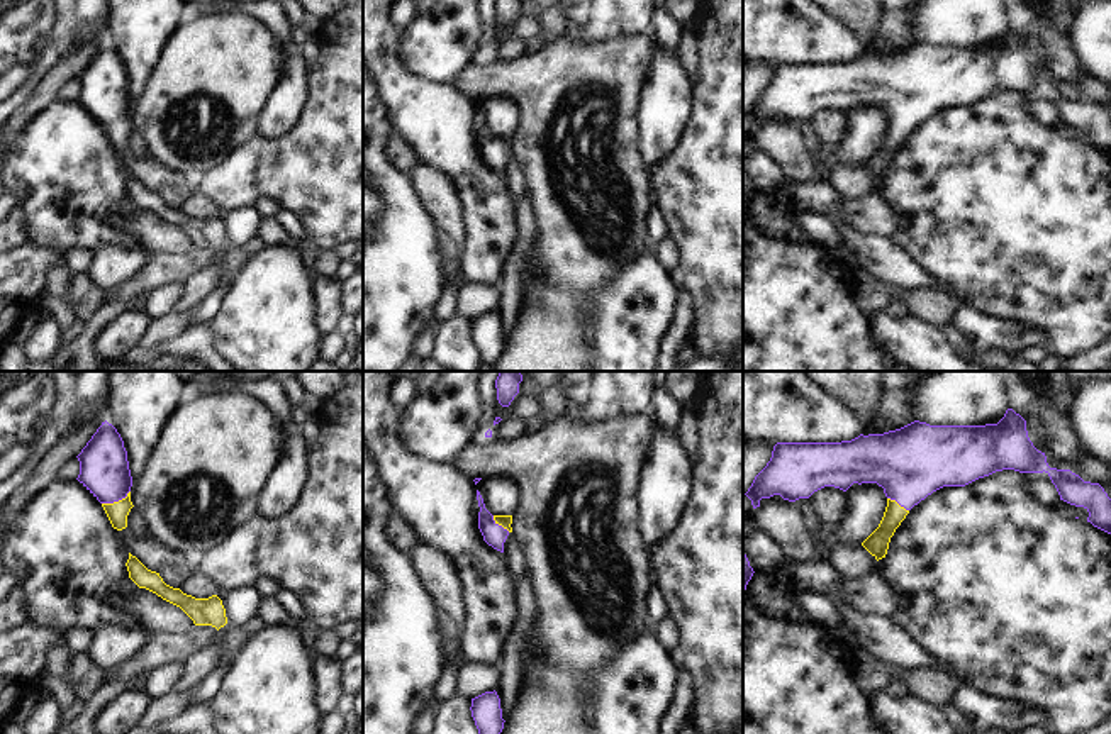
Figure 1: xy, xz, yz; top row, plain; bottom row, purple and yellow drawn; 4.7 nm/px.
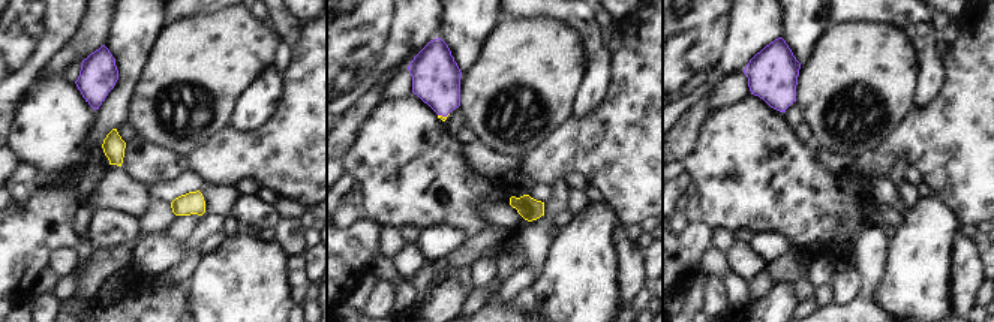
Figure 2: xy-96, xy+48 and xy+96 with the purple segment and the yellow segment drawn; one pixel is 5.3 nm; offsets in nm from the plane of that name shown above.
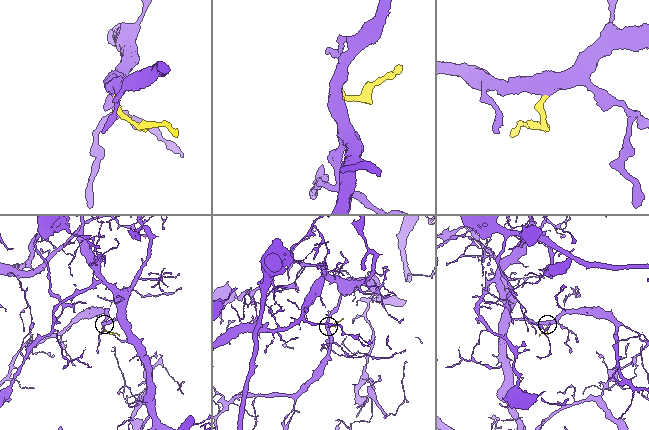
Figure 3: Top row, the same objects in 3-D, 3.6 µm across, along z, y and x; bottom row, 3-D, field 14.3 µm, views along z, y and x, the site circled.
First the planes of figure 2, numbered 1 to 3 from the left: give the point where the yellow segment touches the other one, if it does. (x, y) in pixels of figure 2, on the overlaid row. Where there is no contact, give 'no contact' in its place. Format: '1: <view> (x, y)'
1: no contact
2: xy+48 (443, 116)
3: no contact

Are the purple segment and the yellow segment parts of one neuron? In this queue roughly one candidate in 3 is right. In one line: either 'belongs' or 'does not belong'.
belongs

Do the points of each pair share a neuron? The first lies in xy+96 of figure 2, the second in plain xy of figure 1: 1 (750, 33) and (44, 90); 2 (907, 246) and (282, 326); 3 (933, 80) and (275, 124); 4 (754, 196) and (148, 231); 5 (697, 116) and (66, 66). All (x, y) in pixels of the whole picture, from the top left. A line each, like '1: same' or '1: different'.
1: different
2: same
3: same
4: different
5: same

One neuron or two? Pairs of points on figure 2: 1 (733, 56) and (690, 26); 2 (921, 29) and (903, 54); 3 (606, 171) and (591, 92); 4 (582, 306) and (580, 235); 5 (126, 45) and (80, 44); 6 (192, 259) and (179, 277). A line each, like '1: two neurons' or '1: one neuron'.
1: one neuron
2: two neurons
3: two neurons
4: one neuron
5: two neurons
6: one neuron

